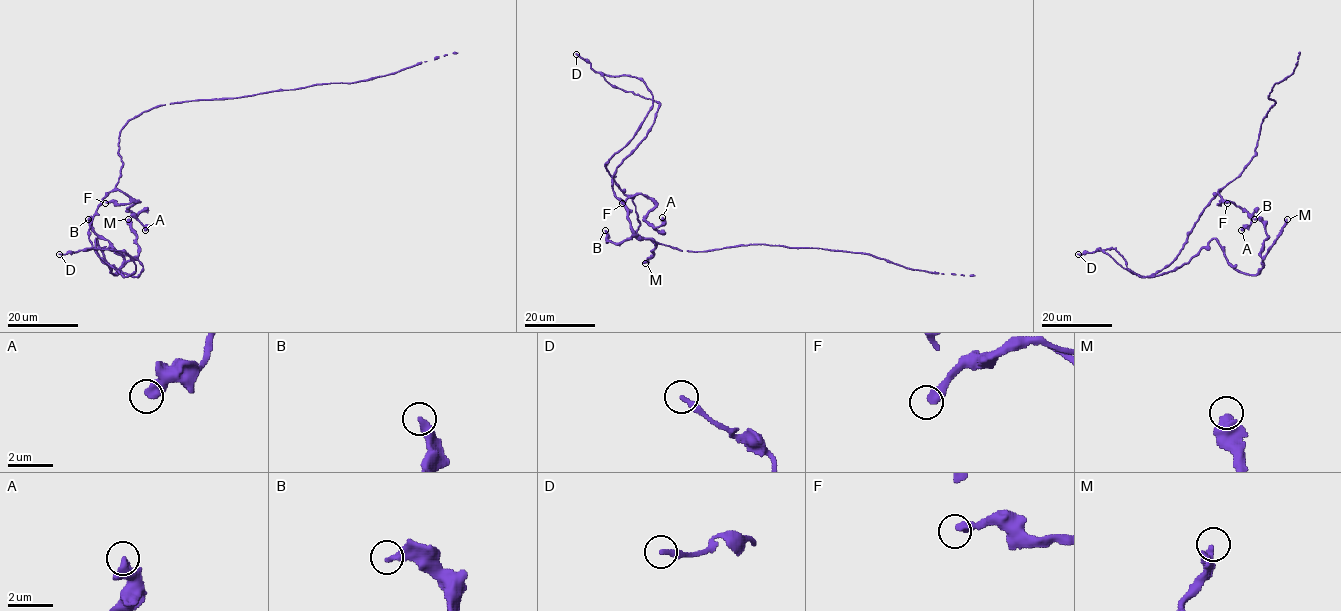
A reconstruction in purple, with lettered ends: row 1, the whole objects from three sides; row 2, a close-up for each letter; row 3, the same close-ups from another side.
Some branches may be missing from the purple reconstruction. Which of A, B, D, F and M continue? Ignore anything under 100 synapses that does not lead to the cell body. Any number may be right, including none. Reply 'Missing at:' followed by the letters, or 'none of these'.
Missing at: none of these

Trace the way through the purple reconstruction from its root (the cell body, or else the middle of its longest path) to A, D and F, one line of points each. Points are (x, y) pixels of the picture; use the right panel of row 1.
A: (1187, 237), (1200, 213), (1218, 190), (1223, 200), (1231, 201), (1247, 212), (1251, 224), (1241, 230)
D: (1187, 237), (1177, 256), (1150, 276), (1123, 269), (1099, 248), (1078, 254)
F: (1187, 237), (1200, 213), (1218, 190), (1221, 197), (1218, 204), (1227, 203)

